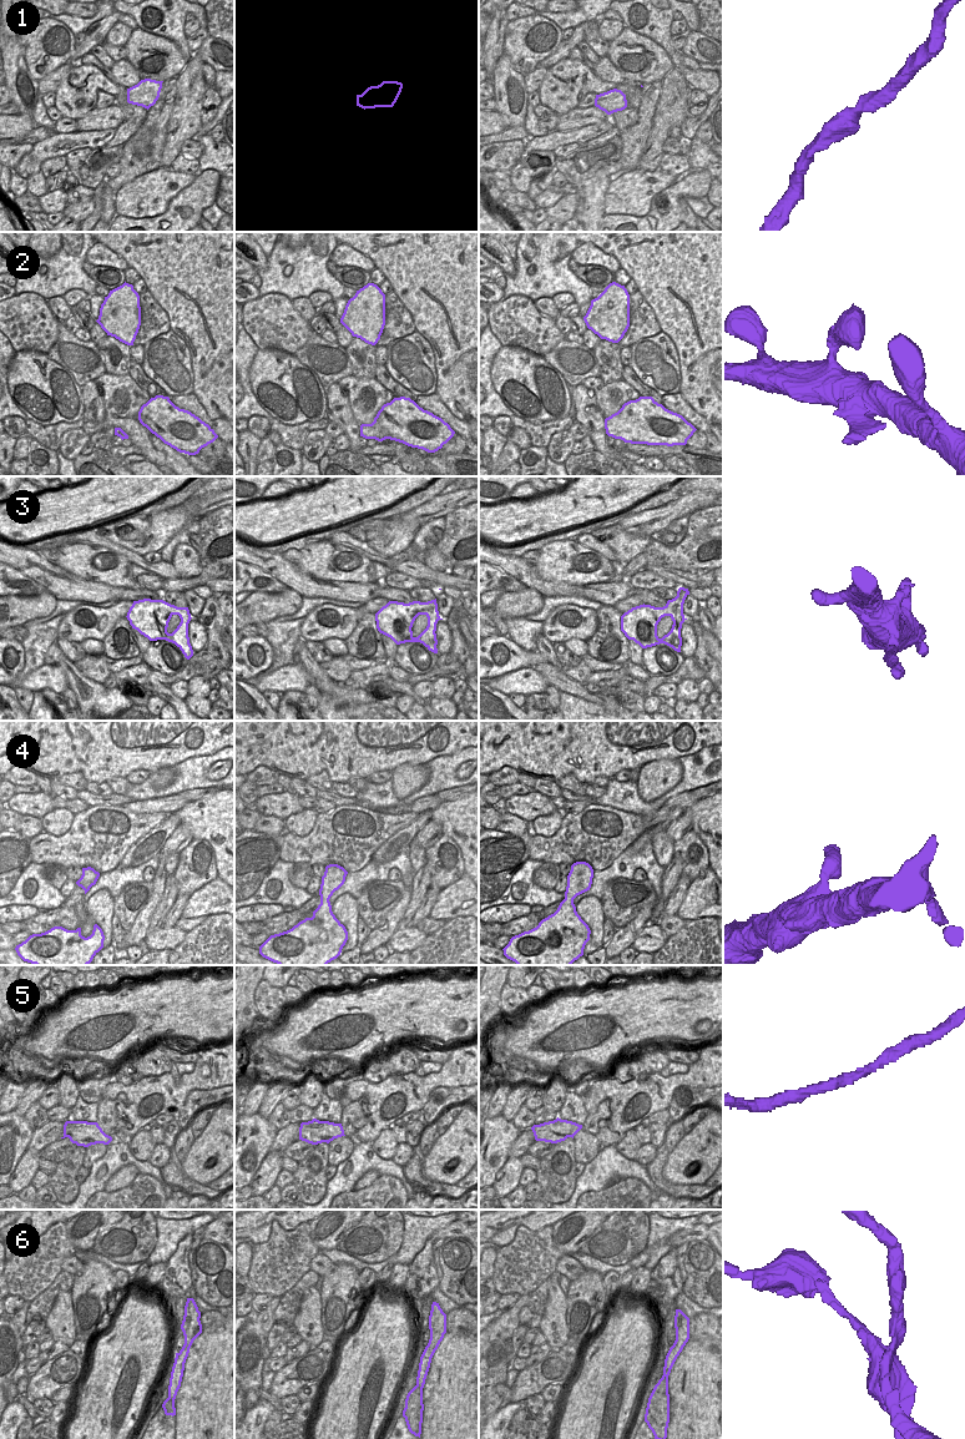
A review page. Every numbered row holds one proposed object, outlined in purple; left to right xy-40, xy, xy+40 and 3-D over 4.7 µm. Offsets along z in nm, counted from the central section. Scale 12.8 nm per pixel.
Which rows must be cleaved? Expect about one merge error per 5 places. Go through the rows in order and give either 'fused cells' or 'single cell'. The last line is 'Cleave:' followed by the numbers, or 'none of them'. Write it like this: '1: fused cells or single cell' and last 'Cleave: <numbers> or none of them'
1: single cell
2: single cell
3: single cell
4: single cell
5: fused cells
6: fused cells
Cleave: 5, 6

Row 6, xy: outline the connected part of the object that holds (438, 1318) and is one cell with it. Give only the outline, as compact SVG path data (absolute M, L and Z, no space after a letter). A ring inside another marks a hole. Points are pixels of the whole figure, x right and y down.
M433 1302L429 1316L430 1339L425 1347L419 1363L416 1384L420 1389L424 1388L425 1379L430 1368L431 1358L438 1349L440 1342L446 1333L446 1314L440 1308L439 1303Z

